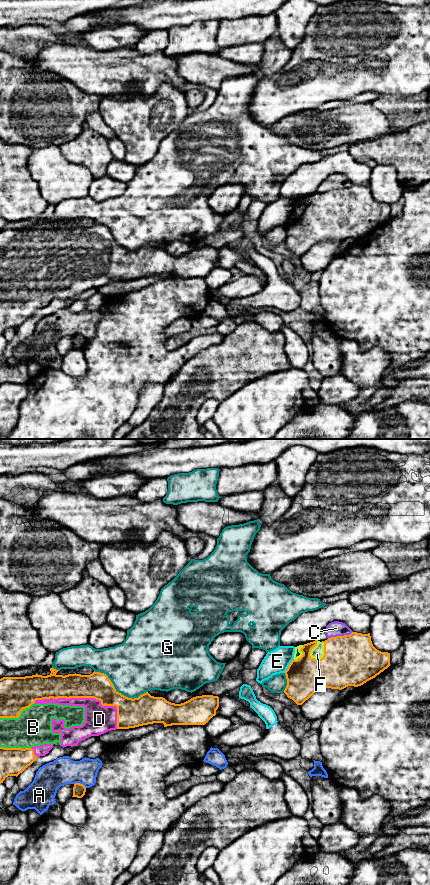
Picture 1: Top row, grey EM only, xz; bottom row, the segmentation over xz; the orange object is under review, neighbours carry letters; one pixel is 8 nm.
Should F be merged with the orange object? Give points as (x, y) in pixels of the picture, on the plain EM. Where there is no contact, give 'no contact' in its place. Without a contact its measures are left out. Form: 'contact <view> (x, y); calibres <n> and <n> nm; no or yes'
contact xz (310, 204); calibres 300 and 100 nm; yes

